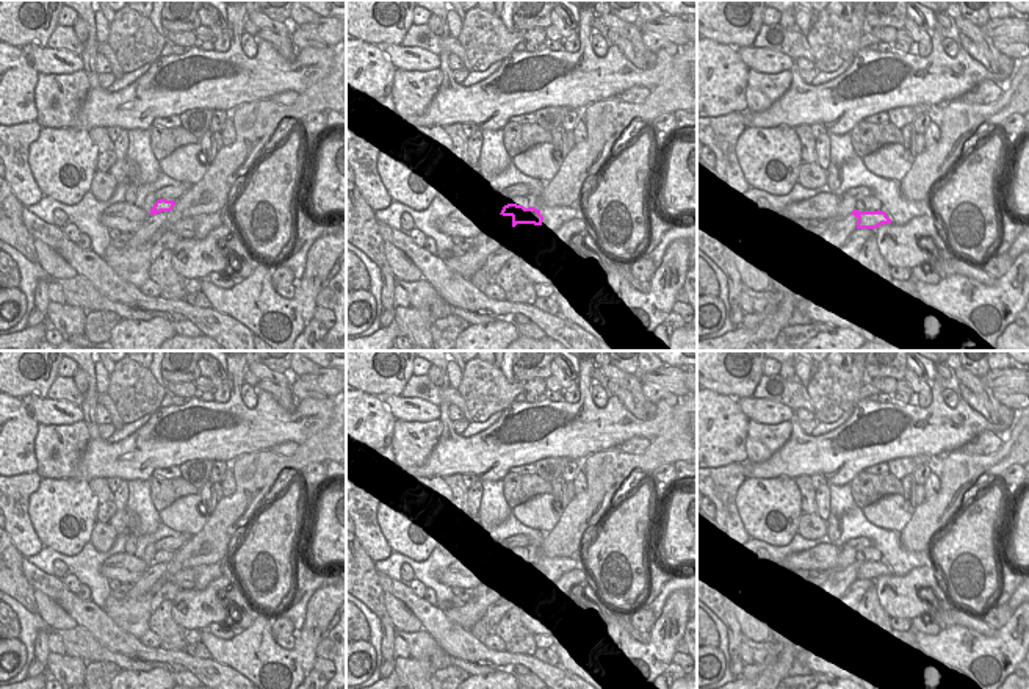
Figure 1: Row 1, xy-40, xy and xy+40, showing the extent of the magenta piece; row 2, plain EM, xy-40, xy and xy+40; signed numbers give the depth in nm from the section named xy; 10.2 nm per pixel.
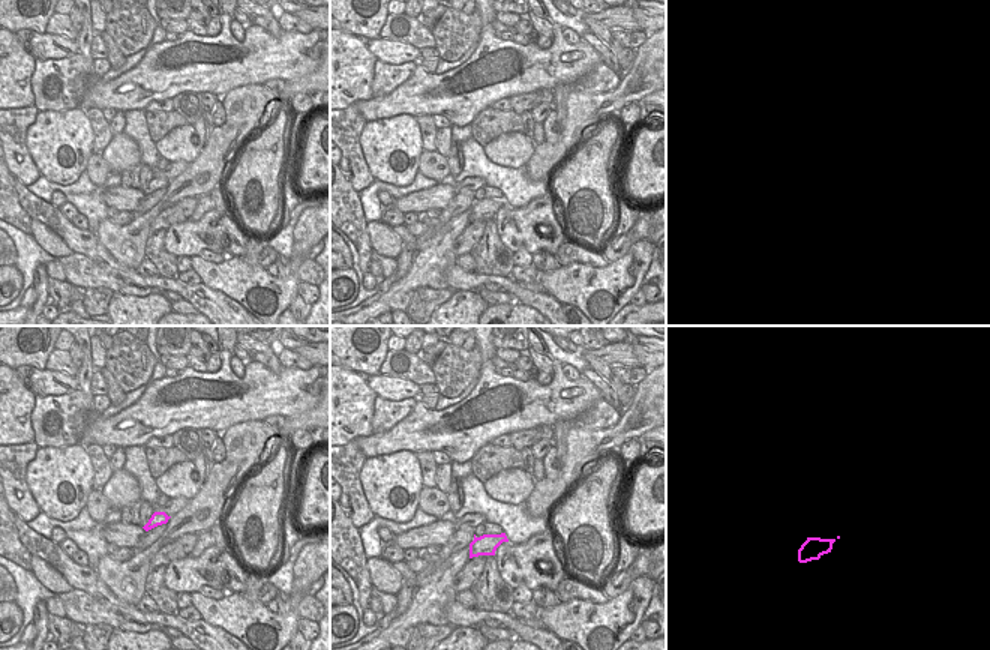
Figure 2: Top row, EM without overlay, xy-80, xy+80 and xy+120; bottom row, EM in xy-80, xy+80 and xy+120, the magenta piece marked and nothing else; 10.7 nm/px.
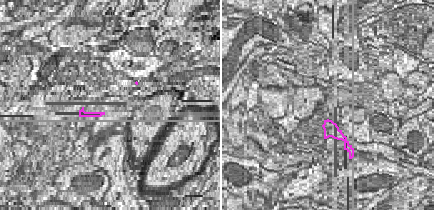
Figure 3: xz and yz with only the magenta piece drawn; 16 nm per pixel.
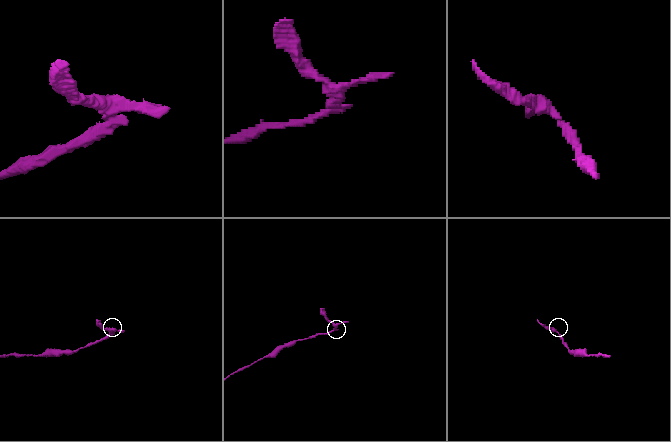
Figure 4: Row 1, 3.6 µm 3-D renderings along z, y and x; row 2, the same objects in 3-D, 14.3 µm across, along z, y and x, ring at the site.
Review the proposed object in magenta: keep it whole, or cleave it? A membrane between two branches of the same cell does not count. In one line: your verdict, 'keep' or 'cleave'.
cleave

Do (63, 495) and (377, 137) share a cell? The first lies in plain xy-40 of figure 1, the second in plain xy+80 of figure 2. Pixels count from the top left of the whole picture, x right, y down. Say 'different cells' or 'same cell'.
same cell

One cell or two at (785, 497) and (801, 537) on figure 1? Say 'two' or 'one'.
two

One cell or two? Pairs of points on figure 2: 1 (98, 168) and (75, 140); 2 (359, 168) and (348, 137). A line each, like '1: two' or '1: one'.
1: two
2: one

